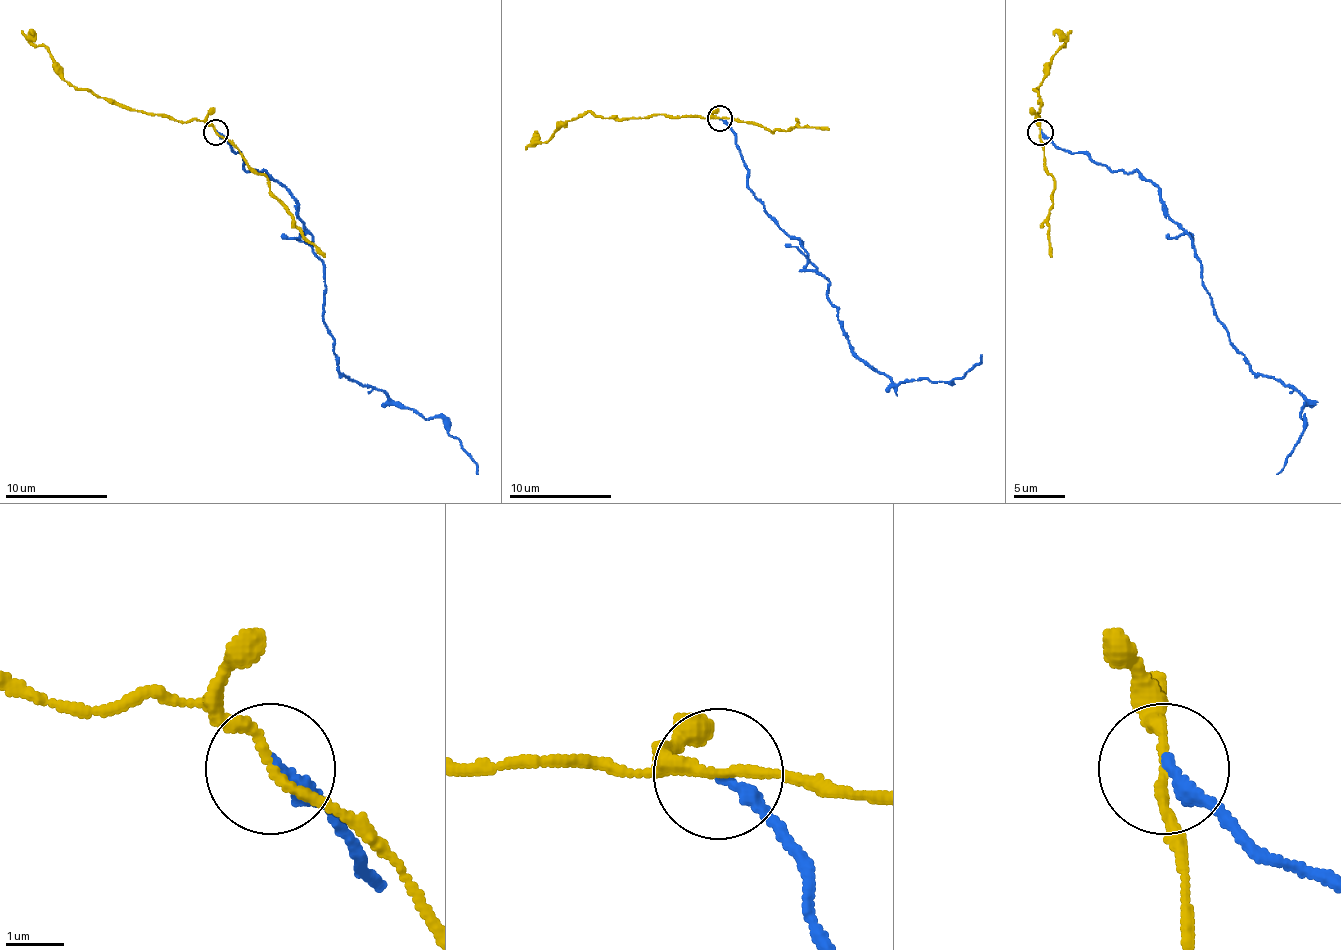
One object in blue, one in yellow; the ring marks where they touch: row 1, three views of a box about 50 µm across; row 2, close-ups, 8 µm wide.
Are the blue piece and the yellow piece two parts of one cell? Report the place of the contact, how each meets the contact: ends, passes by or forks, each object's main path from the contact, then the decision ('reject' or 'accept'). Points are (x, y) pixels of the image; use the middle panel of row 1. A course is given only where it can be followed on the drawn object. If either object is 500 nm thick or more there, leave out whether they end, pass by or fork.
at (719, 118); blue ends there; yellow passes by; blue runs (719, 117), (737, 140), (750, 192), (829, 282), (840, 328), (860, 359), (896, 384), (960, 379), (981, 354); yellow runs (719, 117), (660, 115), (616, 120), (583, 112), (562, 125), (544, 143), (531, 143), (526, 151); reject

